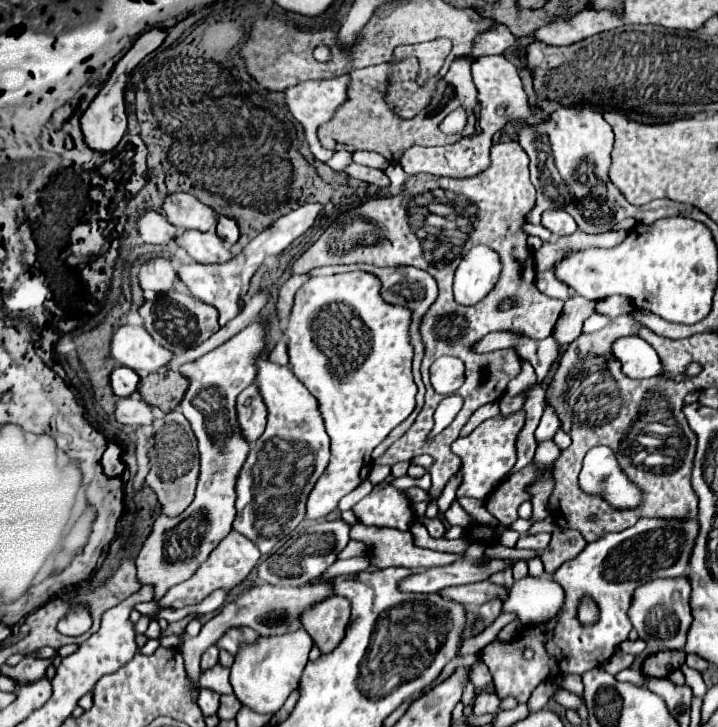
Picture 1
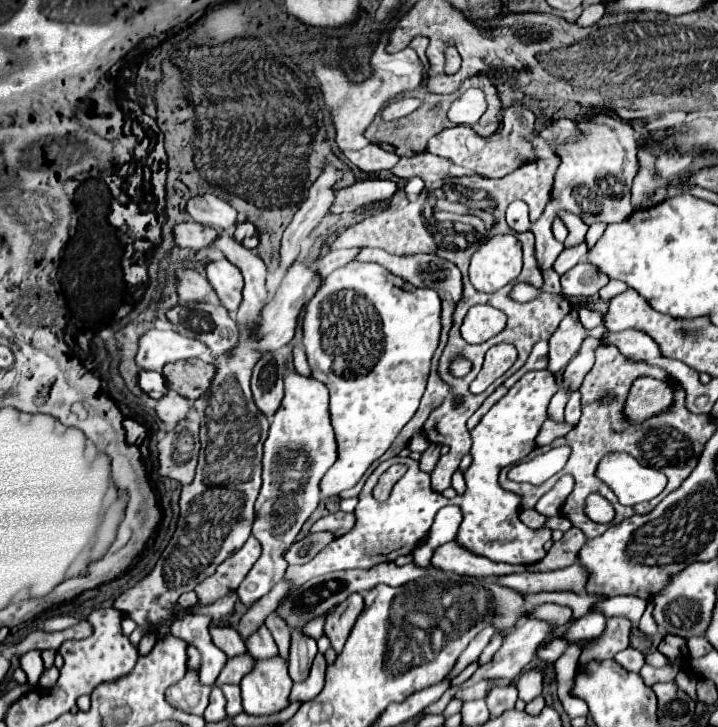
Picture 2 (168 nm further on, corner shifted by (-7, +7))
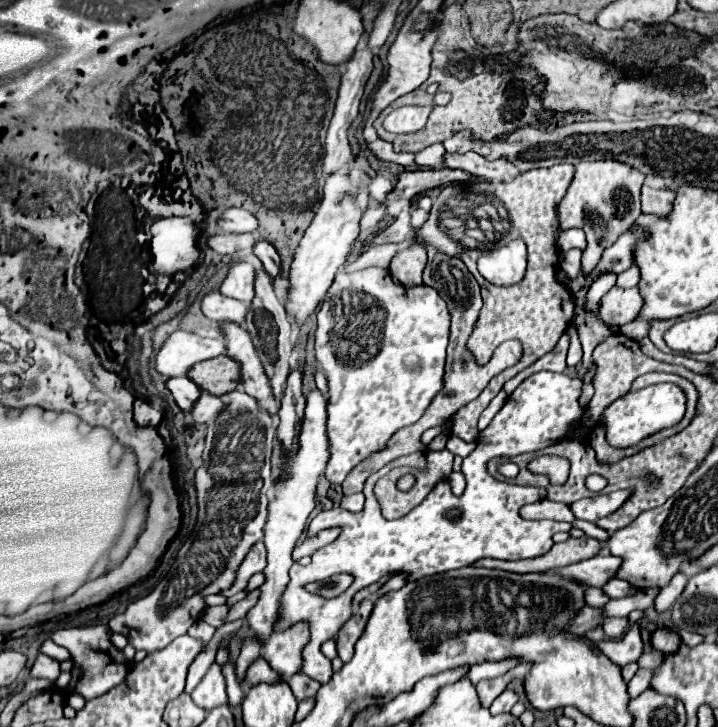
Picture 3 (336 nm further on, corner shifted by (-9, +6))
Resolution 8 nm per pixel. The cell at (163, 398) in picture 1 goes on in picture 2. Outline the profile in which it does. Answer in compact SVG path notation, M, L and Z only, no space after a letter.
M186 359L168 363L162 375L168 379L172 391L194 401L210 389L210 383L216 375L216 367L202 359Z

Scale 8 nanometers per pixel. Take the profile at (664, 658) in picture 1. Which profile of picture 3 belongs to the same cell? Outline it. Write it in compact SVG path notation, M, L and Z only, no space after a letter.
M660 628L652 634L652 646L664 654L670 654L670 652L676 652L682 644L682 638L674 632L674 630L668 630L668 628Z

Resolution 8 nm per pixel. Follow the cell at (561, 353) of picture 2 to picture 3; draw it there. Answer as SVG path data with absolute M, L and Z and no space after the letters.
M574 324L568 328L568 336L570 336L570 346L568 346L566 364L568 364L568 366L576 366L576 364L580 364L580 358L582 358L582 348L580 348L578 330L576 330L576 326L574 326Z

